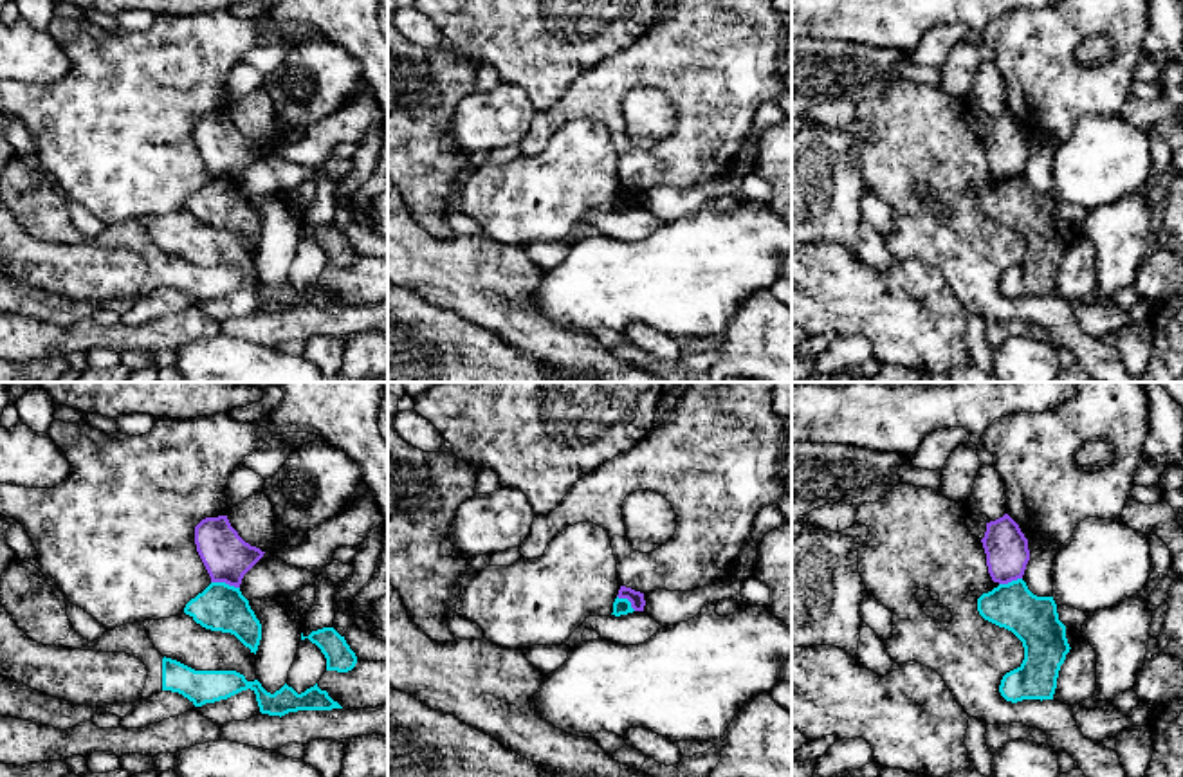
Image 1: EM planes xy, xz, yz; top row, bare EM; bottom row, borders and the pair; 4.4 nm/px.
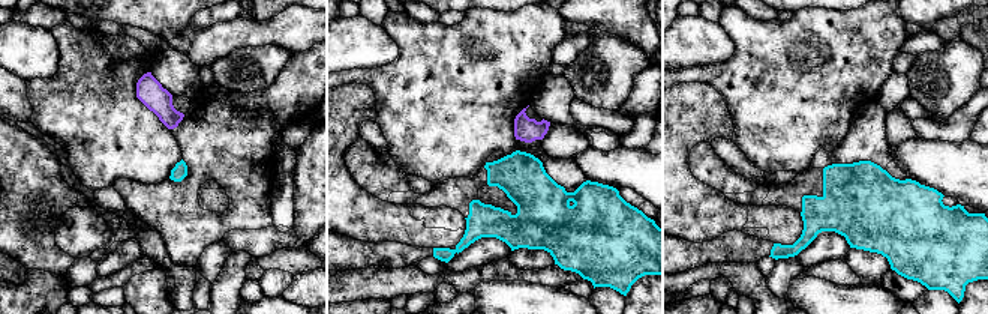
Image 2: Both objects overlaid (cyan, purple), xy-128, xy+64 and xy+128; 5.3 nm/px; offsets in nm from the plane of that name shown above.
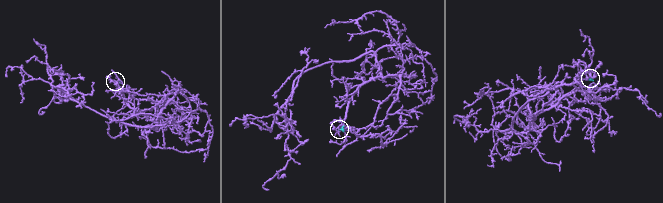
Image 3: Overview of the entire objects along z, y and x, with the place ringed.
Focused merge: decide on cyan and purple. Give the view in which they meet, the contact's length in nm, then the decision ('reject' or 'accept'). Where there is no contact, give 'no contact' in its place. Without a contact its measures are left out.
xy | 130 nm | reject

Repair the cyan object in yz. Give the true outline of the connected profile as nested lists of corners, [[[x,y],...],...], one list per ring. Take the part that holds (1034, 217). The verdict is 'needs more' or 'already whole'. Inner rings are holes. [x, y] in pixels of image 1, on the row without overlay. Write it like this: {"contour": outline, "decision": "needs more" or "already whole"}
{"contour": [[[1023,175],[999,180],[977,195],[979,211],[1012,227],[1024,243],[1023,260],[1006,269],[999,288],[1006,297],[1053,296],[1066,251],[1078,231],[1059,216],[1053,193],[1033,191]]], "decision": "needs more"}

